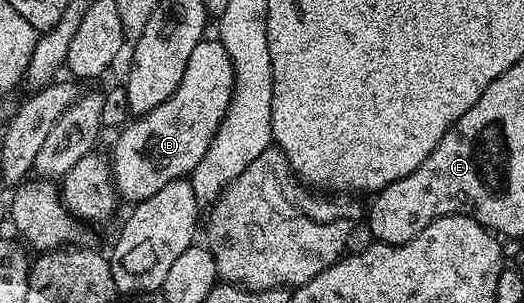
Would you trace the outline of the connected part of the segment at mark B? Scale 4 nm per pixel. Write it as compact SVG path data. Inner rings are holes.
M217 38L197 42L193 54L189 54L189 66L185 66L181 86L177 86L157 110L132 119L116 135L120 136L115 140L115 149L109 153L116 193L124 201L138 202L153 198L153 194L169 186L169 182L190 177L197 162L205 158L205 150L209 150L229 110L234 89L233 62L229 62L225 46Z

